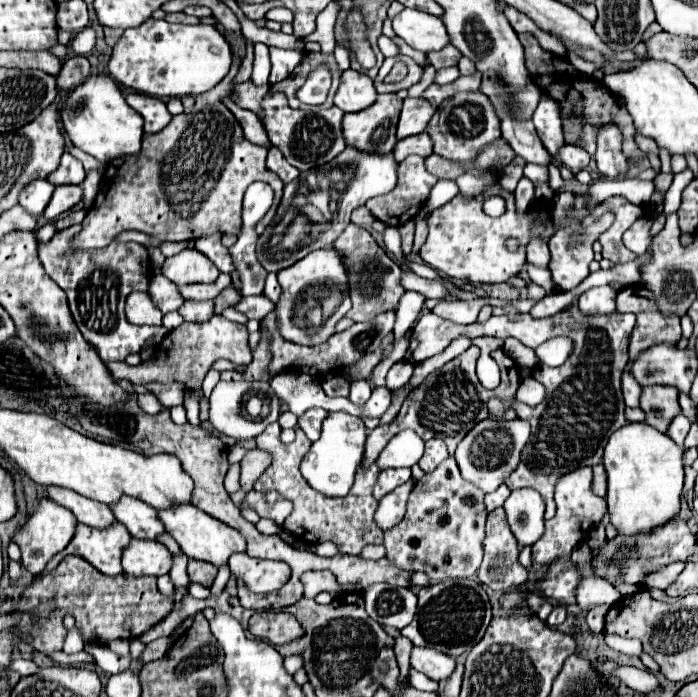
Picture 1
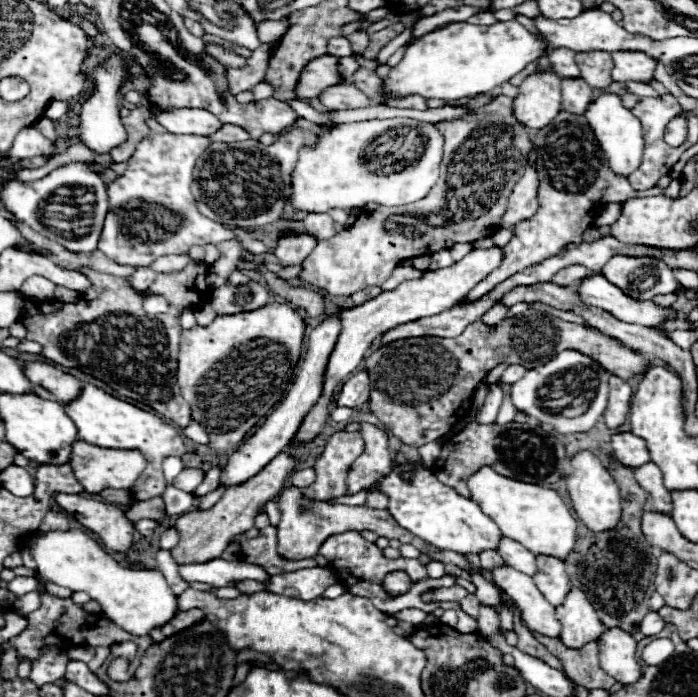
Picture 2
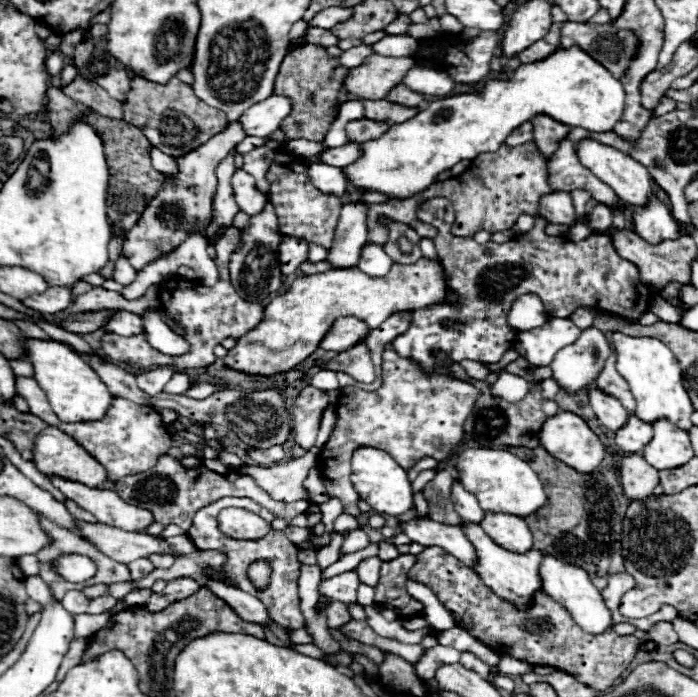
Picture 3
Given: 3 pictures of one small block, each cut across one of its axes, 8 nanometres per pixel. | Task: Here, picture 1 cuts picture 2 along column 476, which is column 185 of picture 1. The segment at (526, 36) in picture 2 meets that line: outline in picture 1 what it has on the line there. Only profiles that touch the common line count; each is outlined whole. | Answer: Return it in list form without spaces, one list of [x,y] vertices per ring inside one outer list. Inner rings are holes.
[[[146,20],[138,28],[124,30],[114,46],[108,72],[128,88],[152,96],[194,96],[212,90],[232,65],[232,50],[224,36],[206,24],[170,24],[166,20]]]

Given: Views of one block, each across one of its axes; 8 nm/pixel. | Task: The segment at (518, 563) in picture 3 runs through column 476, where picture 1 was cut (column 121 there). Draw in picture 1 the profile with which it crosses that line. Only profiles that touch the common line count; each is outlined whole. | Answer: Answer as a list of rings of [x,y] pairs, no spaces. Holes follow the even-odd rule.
[[[78,524],[72,542],[66,546],[66,550],[62,550],[52,558],[52,562],[44,568],[44,572],[48,574],[48,570],[54,570],[64,556],[74,554],[90,562],[102,574],[118,576],[122,574],[120,558],[124,548],[130,544],[130,540],[132,536],[122,524],[114,524],[108,530],[98,530],[98,528]]]

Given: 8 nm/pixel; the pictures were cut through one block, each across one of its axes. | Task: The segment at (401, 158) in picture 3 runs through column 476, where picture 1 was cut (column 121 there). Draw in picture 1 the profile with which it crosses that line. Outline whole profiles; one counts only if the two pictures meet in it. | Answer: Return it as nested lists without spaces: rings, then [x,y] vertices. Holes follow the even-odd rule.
[[[108,74],[90,76],[80,86],[72,88],[60,102],[60,120],[72,144],[100,162],[140,152],[144,120],[126,104],[122,90]]]

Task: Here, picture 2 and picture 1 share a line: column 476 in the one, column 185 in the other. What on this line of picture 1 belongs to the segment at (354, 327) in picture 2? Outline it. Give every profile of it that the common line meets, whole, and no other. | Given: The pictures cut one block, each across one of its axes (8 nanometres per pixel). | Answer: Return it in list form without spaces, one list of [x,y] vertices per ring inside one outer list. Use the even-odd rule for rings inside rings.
[[[186,248],[172,258],[166,258],[162,274],[174,284],[208,284],[214,282],[220,274],[208,256],[200,254],[196,248]]]

